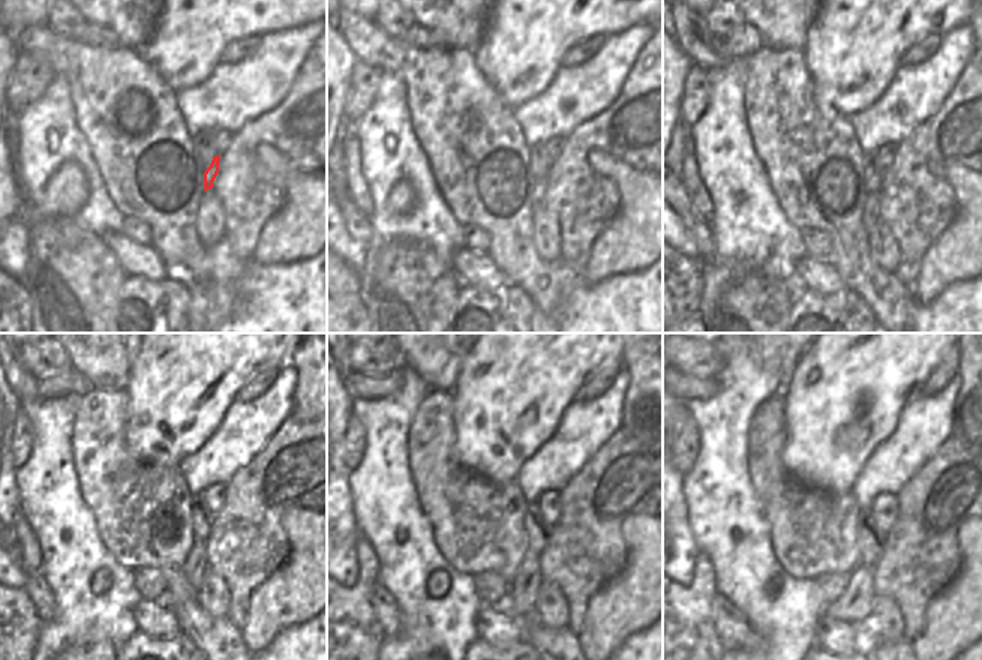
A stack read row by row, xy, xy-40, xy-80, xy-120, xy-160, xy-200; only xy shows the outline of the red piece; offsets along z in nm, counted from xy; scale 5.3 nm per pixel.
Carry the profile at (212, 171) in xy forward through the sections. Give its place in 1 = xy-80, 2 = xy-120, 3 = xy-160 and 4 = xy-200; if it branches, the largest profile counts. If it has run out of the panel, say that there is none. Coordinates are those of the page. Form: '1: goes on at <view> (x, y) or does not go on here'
1: goes on at xy-80 (870, 218)
2: goes on at xy-120 (195, 563)
3: goes on at xy-160 (519, 602)
4: goes on at xy-200 (855, 603)

